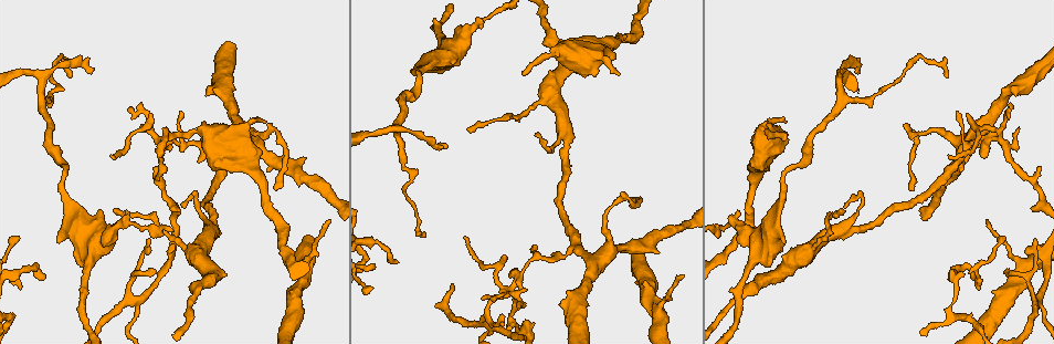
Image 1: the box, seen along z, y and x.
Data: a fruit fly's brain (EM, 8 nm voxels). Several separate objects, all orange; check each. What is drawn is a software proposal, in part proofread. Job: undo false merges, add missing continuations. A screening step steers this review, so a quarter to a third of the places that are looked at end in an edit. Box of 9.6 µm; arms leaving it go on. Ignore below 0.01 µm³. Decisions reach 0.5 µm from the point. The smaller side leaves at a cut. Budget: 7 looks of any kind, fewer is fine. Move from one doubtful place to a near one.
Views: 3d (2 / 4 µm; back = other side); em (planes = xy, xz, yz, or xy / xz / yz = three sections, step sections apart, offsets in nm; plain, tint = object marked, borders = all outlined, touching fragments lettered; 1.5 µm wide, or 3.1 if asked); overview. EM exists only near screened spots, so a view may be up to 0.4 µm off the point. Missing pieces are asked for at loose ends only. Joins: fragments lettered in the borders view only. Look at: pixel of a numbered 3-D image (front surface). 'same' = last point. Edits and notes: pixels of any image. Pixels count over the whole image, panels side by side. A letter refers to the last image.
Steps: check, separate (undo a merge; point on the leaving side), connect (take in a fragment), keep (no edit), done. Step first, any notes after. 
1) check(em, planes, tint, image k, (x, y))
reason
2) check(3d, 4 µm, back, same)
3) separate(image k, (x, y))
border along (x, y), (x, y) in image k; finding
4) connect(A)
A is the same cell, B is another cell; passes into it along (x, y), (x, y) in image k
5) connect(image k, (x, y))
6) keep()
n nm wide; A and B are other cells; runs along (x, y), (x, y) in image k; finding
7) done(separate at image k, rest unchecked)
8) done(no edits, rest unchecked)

check(3d, 2 µm, image 1, (784, 138))
branch stops here

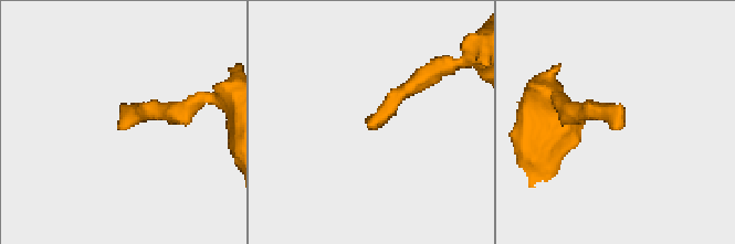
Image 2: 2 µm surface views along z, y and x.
check(em, xz, step 4, tint, image 2, (122, 129))
need the tissue

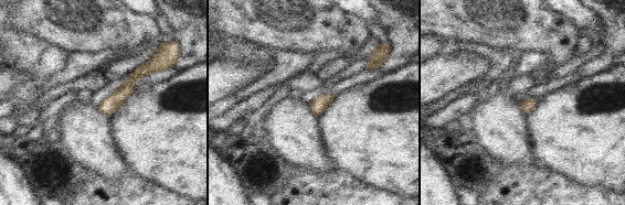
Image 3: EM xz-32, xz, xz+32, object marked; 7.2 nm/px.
check(em, planes, borders, same)
cut it another way

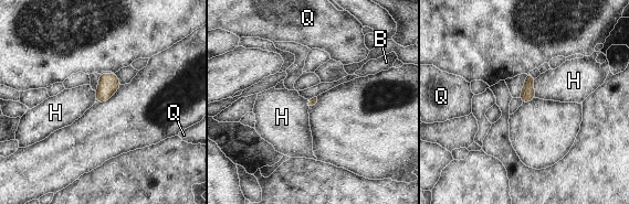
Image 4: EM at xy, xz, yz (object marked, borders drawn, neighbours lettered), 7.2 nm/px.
keep()
B, H and Q are other cells; border along (535, 78), (534, 97) in image 4; none of them fits

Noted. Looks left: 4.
check(em, planes, borders, image 1, (111, 156))
tapers out

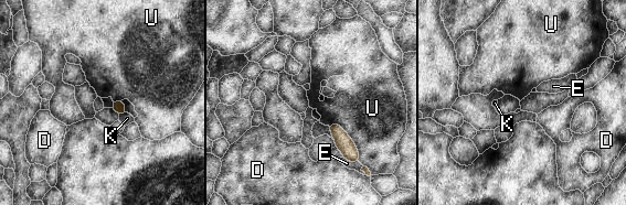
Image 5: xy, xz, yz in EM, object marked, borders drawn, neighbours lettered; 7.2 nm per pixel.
keep()
D, E, K and U are other cells; border along (329, 123), (350, 138), (358, 159) in image 5; none of them fits

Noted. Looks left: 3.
check(em, planes, tint, image 1, (113, 211))
end of a long branch

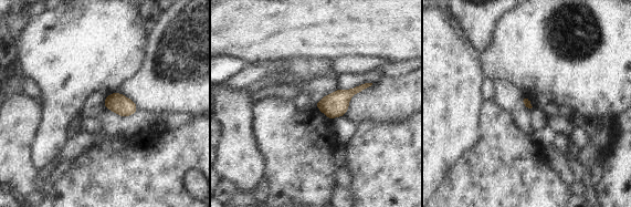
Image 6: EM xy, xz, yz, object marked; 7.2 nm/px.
check(em, planes, borders, same)

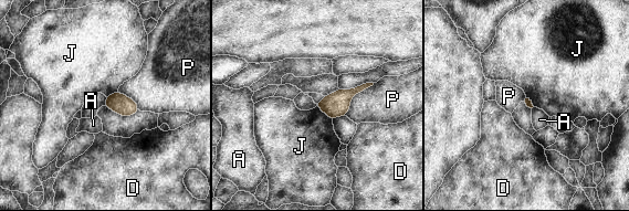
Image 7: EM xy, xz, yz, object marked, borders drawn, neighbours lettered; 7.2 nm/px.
keep()
A, D, J and P are other cells; border along (316, 105), (332, 119) in image 7; no lettered fragment goes on from it

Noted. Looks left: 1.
done(no edits, rest unchecked)

